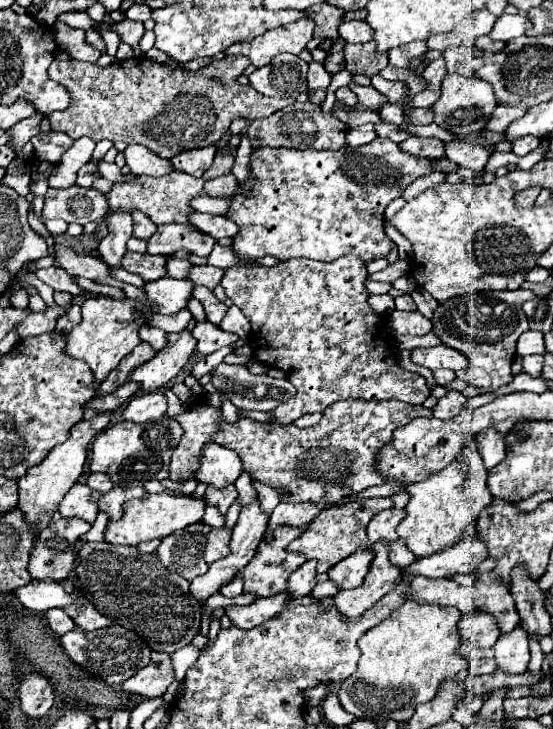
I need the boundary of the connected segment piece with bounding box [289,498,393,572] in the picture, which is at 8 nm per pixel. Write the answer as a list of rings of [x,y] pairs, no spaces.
[[[369,498],[369,500],[357,500],[357,502],[349,502],[343,506],[331,506],[327,510],[323,510],[311,524],[309,528],[289,544],[291,552],[301,552],[307,558],[317,560],[317,572],[327,572],[331,566],[335,566],[337,562],[341,562],[343,558],[351,556],[357,550],[367,550],[367,524],[369,520],[385,510],[385,508],[393,508],[391,498]]]

